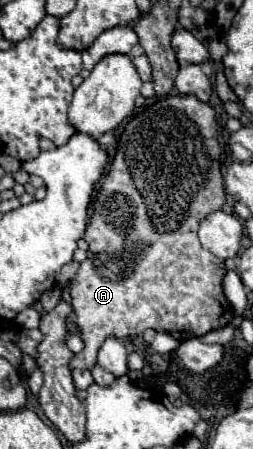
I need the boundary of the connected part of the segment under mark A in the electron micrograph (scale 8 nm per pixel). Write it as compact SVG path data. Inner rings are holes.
M167 96L163 100L157 100L149 106L145 106L139 114L135 114L123 134L119 136L119 146L117 146L117 152L115 152L115 158L101 182L101 188L97 192L97 198L93 198L93 216L87 224L87 230L85 230L85 240L89 242L89 250L87 250L87 258L81 262L75 278L71 280L69 284L69 294L71 294L71 306L73 306L73 312L75 312L75 324L79 328L79 334L83 338L83 344L85 348L75 354L69 362L71 368L93 368L95 366L95 356L101 348L101 342L109 336L115 336L115 338L127 338L127 336L141 336L147 328L153 328L153 330L161 330L161 332L167 332L167 334L173 334L173 338L177 338L179 342L187 340L187 338L193 338L193 336L203 336L215 328L221 328L221 326L227 326L231 324L233 320L233 308L231 304L227 302L225 294L223 294L223 288L221 288L221 280L225 276L225 264L213 256L209 250L203 250L201 244L199 244L199 238L197 238L197 228L199 228L199 222L209 214L209 212L215 212L215 210L221 210L221 206L225 204L225 186L223 186L223 176L221 176L221 148L219 148L219 142L217 142L217 122L215 122L215 112L209 104L203 104L199 102L197 98L193 96Z

